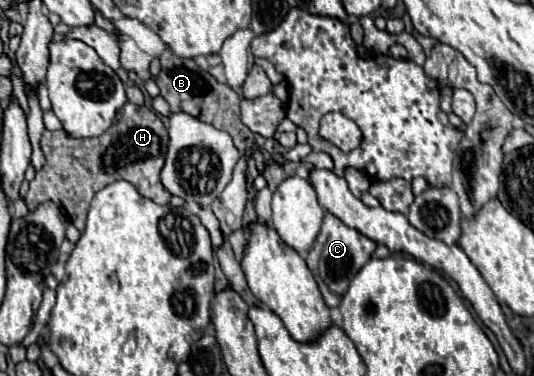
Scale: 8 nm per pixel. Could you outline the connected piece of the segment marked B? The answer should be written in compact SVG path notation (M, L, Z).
M171 50L161 52L159 62L161 62L161 72L155 78L155 82L157 82L159 90L161 90L161 96L169 102L171 112L183 110L183 112L195 116L201 122L213 124L215 128L229 132L235 146L241 152L255 144L255 134L249 128L245 128L245 124L241 124L241 120L239 120L239 102L241 102L241 98L239 98L239 94L235 90L231 90L227 84L219 84L209 72L201 70L195 64L195 60L179 58Z

